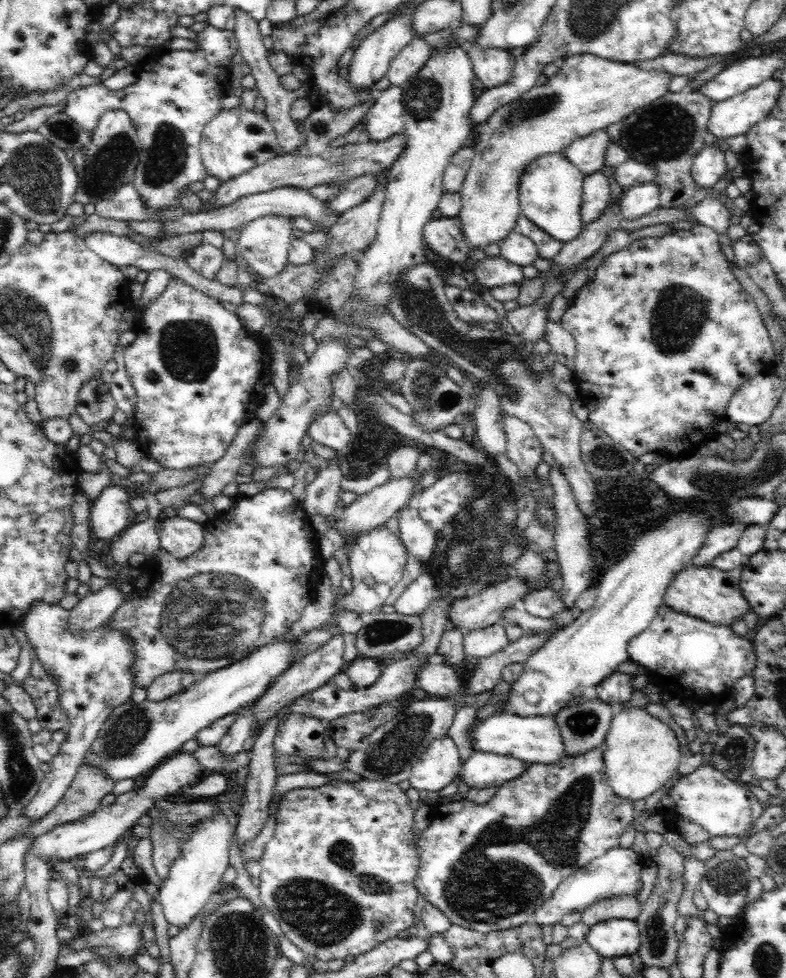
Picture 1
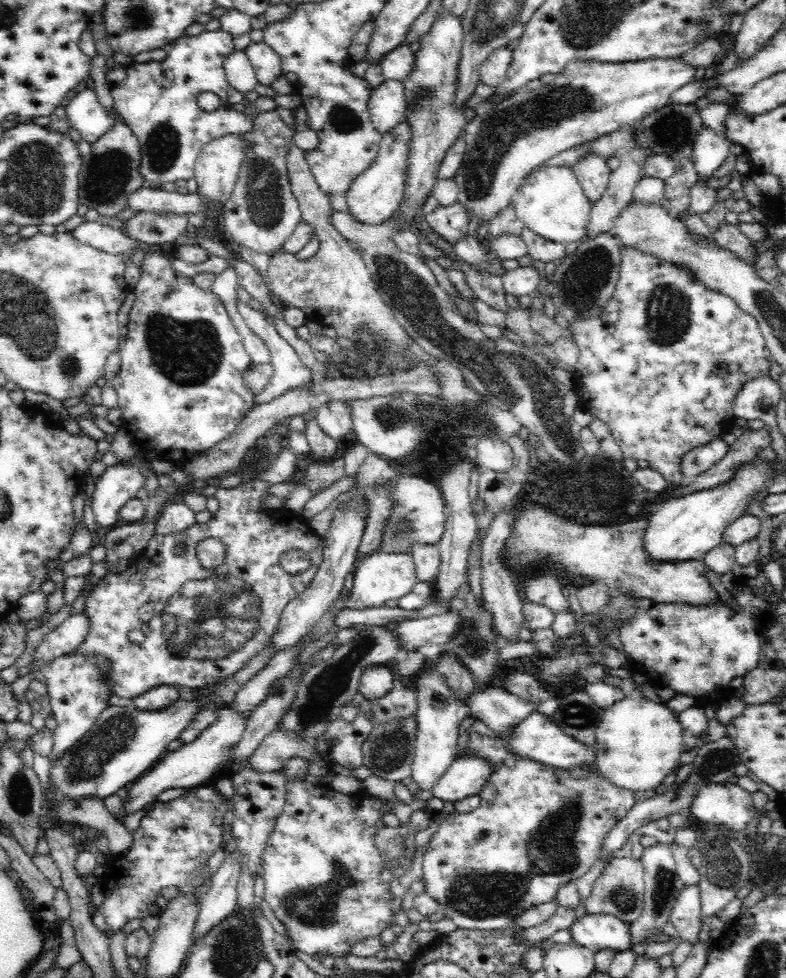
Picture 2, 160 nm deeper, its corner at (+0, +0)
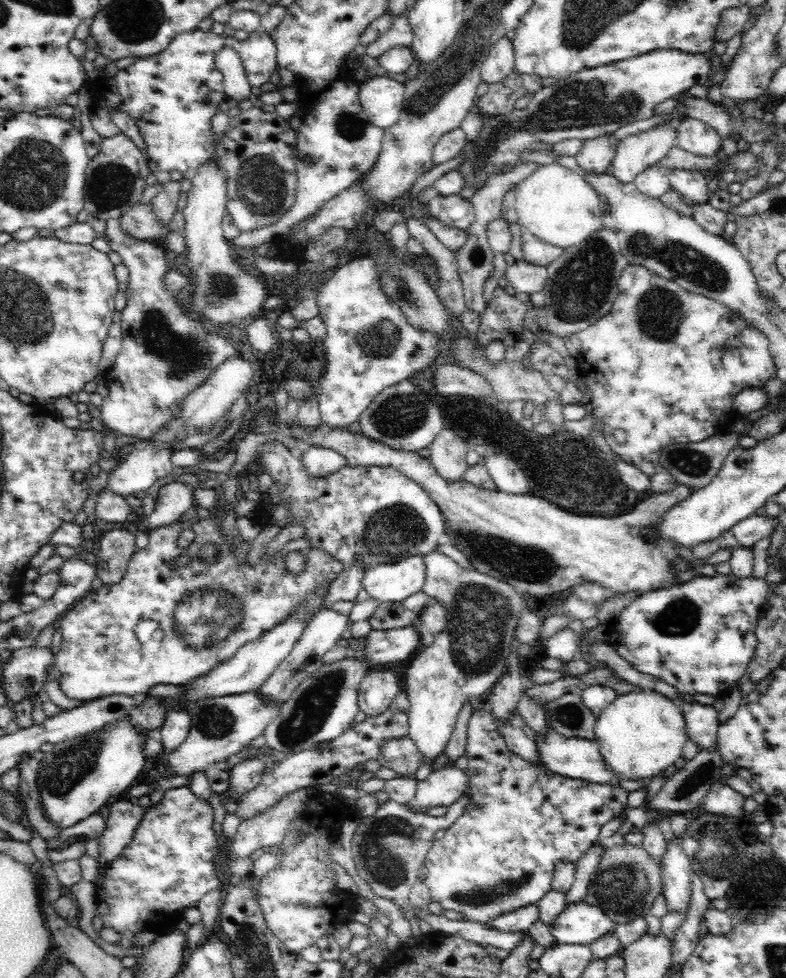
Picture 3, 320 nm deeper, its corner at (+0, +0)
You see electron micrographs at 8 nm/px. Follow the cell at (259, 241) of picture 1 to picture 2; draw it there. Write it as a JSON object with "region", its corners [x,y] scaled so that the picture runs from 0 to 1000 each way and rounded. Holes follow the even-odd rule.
{"region":[[[324,115],[321,134],[307,145],[312,147],[312,162],[308,164],[303,181],[289,208],[282,213],[280,235],[282,240],[298,248],[305,248],[327,259],[358,258],[361,247],[375,237],[382,225],[380,207],[372,195],[366,175],[366,153],[372,151],[377,135],[360,124],[355,117]]]}

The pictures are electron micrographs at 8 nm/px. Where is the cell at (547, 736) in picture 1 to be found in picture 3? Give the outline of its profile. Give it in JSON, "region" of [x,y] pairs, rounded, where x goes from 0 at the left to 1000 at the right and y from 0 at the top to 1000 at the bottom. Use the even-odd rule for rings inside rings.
{"region":[[[698,745],[692,755],[683,755],[683,762],[688,779],[698,788],[706,789],[712,793],[738,797],[743,800],[756,800],[756,802],[776,802],[779,798],[784,798],[788,801],[793,798],[772,784],[757,756],[718,755],[705,746]]]}

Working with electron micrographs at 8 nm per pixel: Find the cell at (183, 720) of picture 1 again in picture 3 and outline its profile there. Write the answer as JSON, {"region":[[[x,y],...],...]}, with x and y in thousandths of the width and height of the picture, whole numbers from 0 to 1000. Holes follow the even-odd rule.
{"region":[[[158,734],[145,742],[83,757],[56,769],[46,789],[56,835],[78,849],[99,843],[130,824],[151,817],[181,789],[184,778],[181,761],[186,755],[165,741],[164,734]]]}

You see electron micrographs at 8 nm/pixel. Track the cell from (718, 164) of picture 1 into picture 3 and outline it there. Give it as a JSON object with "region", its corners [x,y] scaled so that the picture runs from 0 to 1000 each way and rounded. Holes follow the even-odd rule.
{"region":[[[869,121],[861,131],[860,149],[888,160],[908,160],[920,149],[920,142],[908,131],[883,121]]]}

